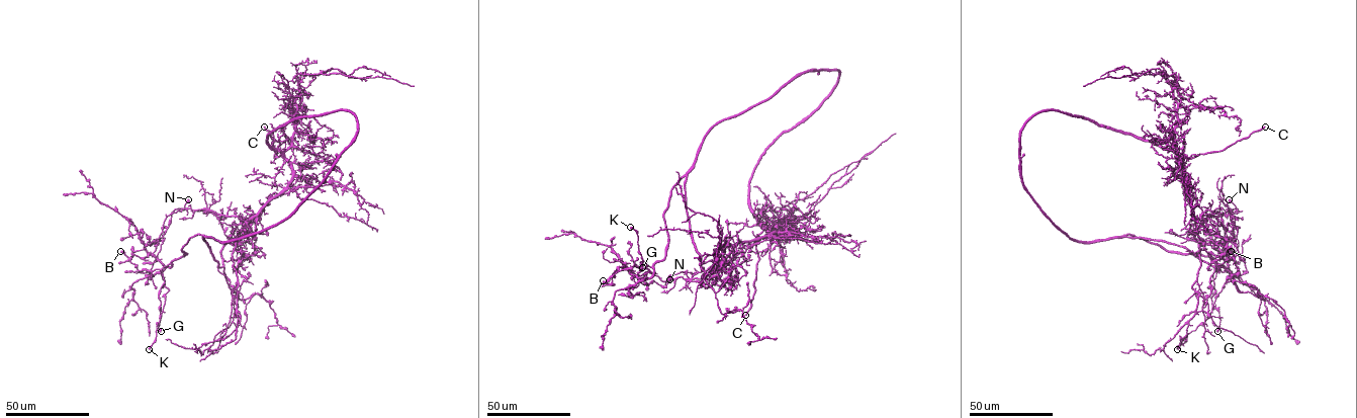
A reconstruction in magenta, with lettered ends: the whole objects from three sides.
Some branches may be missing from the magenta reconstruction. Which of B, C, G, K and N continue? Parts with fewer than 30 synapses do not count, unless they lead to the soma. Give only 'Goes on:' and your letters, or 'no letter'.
Goes on: C

